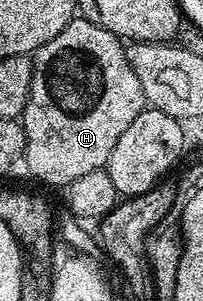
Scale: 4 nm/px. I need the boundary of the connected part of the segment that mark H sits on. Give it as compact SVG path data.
M74 19L67 23L67 27L63 27L63 31L59 31L59 35L55 35L55 39L43 43L43 47L39 47L37 52L32 54L33 74L31 75L31 87L27 95L25 110L23 110L19 118L19 124L25 131L23 165L25 161L30 175L35 180L42 181L45 185L61 185L61 187L67 187L82 175L87 175L96 169L105 168L105 165L109 161L111 150L115 148L115 143L119 143L119 135L123 135L123 131L127 131L127 127L131 127L135 115L139 115L147 105L145 96L143 95L143 87L139 87L139 79L135 75L135 71L131 67L125 51L126 46L123 44L122 38L116 37L111 31L107 31L103 27L99 27L95 23L84 19Z

